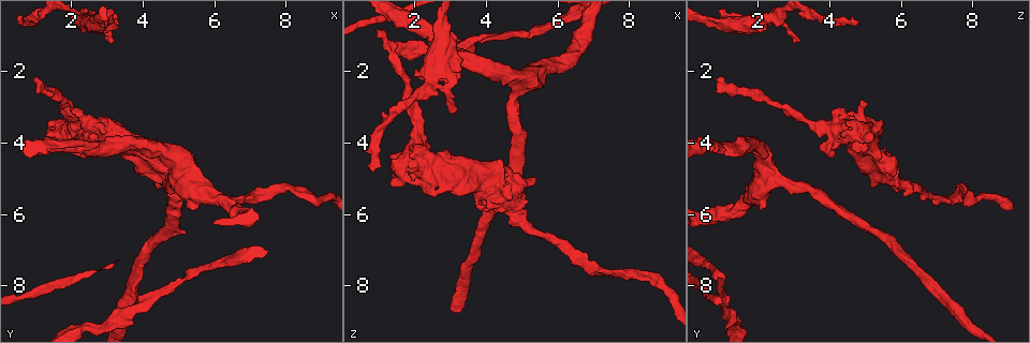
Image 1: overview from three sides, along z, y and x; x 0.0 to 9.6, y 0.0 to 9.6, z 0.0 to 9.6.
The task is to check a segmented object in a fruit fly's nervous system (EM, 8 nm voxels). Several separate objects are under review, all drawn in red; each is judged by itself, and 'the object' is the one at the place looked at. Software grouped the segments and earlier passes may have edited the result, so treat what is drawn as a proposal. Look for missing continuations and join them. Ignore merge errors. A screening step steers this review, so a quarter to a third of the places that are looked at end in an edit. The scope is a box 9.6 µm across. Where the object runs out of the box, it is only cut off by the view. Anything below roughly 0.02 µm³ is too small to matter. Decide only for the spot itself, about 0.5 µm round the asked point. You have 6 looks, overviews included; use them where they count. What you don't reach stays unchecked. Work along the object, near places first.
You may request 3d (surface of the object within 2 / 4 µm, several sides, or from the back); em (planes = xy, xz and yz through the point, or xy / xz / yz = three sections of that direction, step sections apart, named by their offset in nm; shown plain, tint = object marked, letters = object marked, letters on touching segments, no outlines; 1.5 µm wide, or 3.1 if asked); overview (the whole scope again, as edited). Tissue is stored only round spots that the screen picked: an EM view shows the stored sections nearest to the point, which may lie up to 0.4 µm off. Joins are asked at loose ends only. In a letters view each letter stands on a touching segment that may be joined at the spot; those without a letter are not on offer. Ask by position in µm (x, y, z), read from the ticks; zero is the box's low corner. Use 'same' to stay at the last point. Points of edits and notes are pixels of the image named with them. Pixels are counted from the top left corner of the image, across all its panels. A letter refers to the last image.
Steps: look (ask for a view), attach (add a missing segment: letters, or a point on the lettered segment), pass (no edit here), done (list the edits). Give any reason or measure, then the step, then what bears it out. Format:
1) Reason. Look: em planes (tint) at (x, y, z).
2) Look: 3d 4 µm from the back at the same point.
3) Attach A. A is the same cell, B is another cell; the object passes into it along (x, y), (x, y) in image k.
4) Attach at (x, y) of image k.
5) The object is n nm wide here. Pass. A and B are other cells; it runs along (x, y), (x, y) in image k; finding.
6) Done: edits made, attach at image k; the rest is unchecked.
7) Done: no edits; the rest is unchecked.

Look: em planes (letters) at (3.15, 1.15, 3.05).

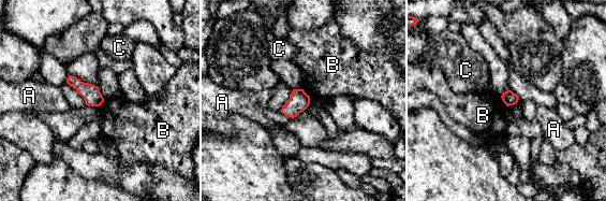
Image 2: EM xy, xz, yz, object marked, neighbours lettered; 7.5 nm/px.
The object is 100 nm wide here; the longest contact is with B, 90 nm. Pass. A, B and C are other cells; no lettered segment goes on from it.

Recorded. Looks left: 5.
Branch stops here. Look: 3d 2 µm at (0.80, 0.65, 4.85).

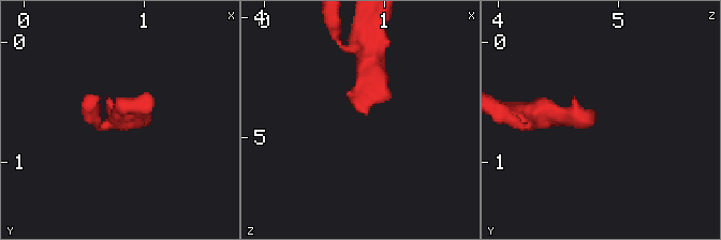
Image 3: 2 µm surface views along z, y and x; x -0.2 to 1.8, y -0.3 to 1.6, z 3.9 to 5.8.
Shape alone is not enough. Look: em yz step 4 (tint) at (0.82, 0.60, 4.84).

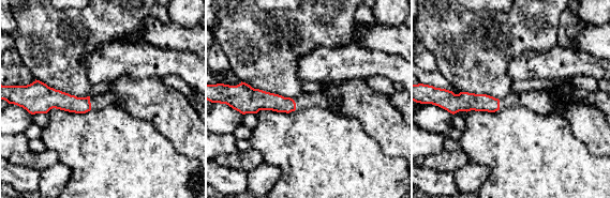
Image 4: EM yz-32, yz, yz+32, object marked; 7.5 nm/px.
Another direction. Look: em planes (letters) at the same point.

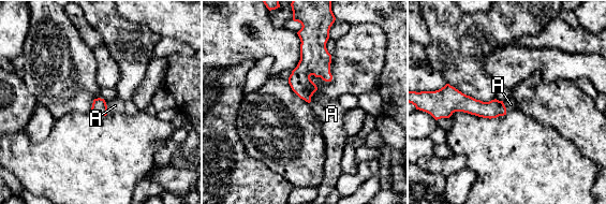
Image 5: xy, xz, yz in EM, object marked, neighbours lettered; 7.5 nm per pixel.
Attach A. A is the same cell; the object passes into it along (99, 107), (106, 107), (115, 105) in image 5; the cell continues.

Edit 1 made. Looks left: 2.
Branch stops here. Look: 3d 4 µm at (1.00, 2.25, 0.85).

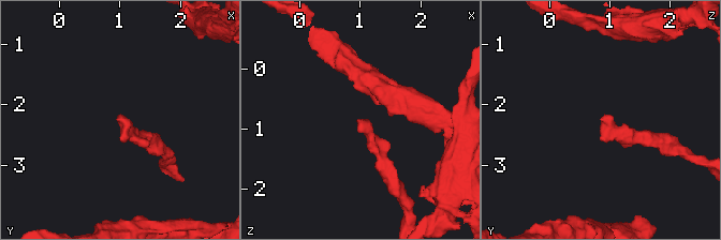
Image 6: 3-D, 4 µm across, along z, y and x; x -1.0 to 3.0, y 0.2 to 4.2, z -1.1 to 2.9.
Now the EM. Look: em xz step 4 (letters) at (0.90, 2.20, 0.85).

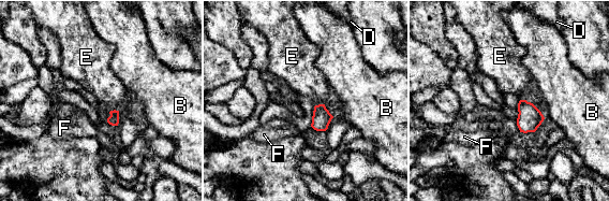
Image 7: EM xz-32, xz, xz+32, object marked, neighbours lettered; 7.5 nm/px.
Pass. B, D, E and F are other cells; a border runs along (324, 103), (315, 105) in image 7; none of them fits.

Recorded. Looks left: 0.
Done: edits made, attach at image 5; the rest is unchecked.

